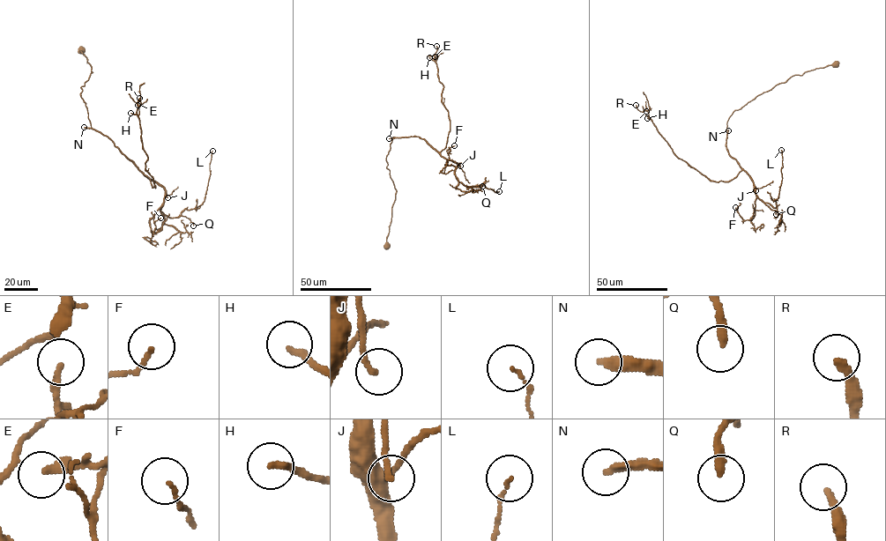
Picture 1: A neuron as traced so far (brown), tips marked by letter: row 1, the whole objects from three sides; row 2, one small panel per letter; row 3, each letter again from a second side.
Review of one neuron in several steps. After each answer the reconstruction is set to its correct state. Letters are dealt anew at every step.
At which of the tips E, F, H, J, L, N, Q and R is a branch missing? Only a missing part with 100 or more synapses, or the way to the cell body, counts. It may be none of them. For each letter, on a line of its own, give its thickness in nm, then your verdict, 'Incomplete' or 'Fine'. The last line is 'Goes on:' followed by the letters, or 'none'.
E: Thickness 140 nm. Fine
F: Thickness 120 nm. Fine
H: Thickness 220 nm. Fine
J: Thickness 180 nm. Fine
L: Thickness 110 nm. Fine
N: Thickness 280 nm. Incomplete
Q: Thickness 280 nm. Fine
R: Thickness 260 nm. Fine
Goes on: N

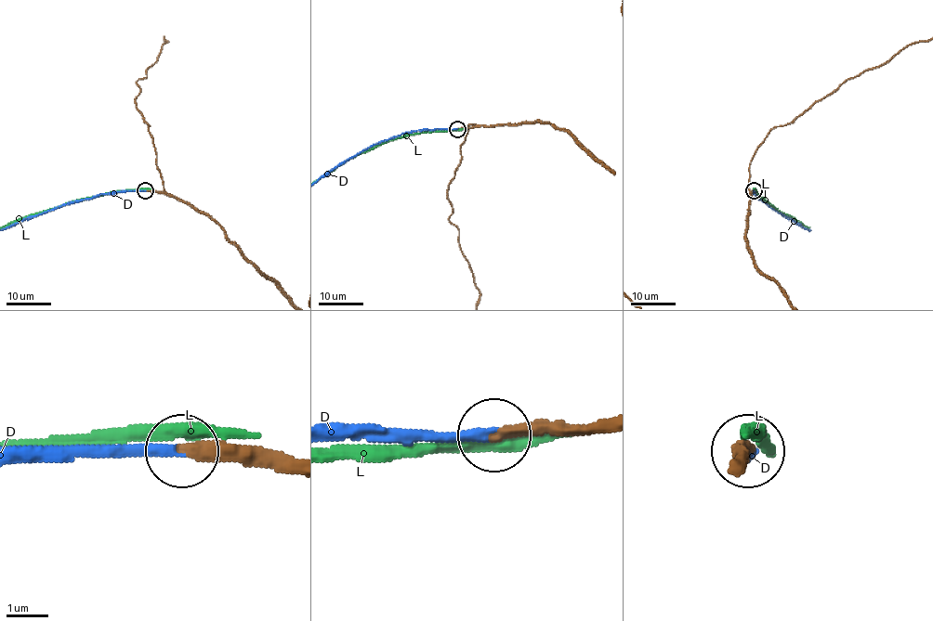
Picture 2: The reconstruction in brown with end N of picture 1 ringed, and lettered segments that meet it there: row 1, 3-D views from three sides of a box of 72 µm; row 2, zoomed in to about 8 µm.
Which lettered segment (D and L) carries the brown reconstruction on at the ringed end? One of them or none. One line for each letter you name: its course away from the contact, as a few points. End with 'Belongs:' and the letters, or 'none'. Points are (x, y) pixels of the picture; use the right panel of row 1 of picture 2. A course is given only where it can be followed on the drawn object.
Belongs: D

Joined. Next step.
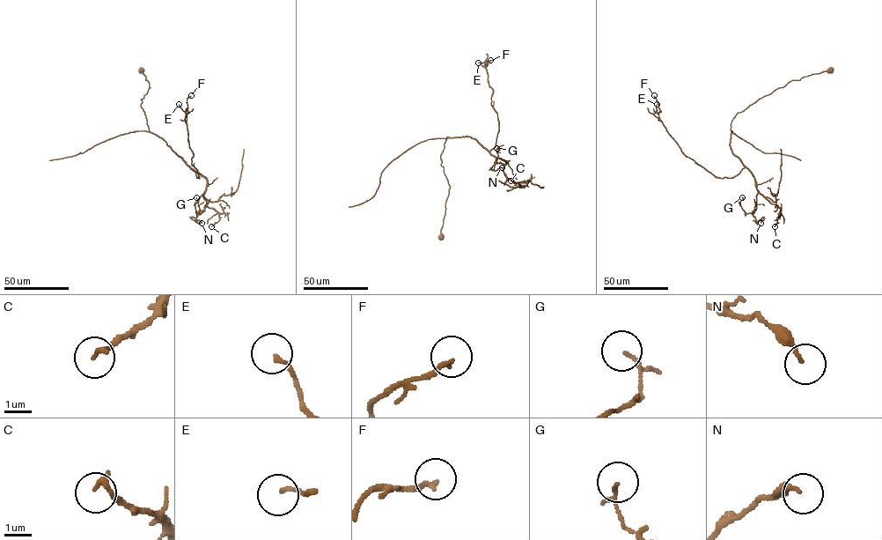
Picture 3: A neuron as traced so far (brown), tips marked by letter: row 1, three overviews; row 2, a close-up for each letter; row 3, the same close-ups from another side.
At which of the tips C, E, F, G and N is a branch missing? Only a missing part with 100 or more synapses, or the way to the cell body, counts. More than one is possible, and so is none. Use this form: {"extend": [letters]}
{"extend": []}

